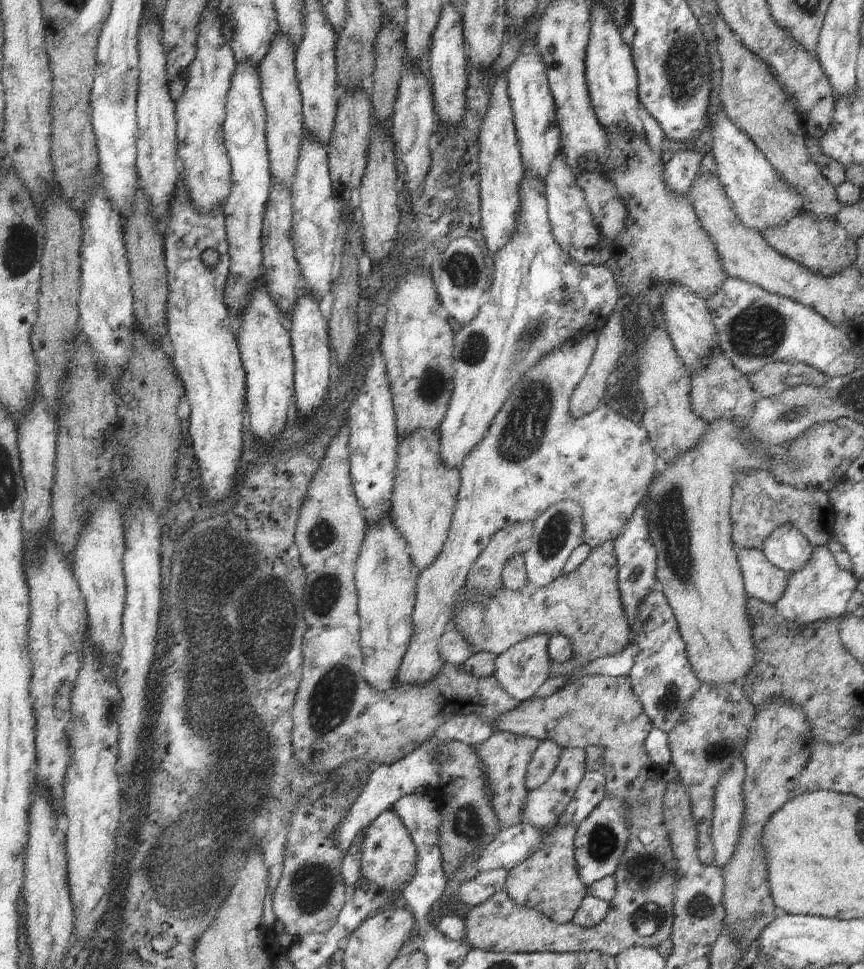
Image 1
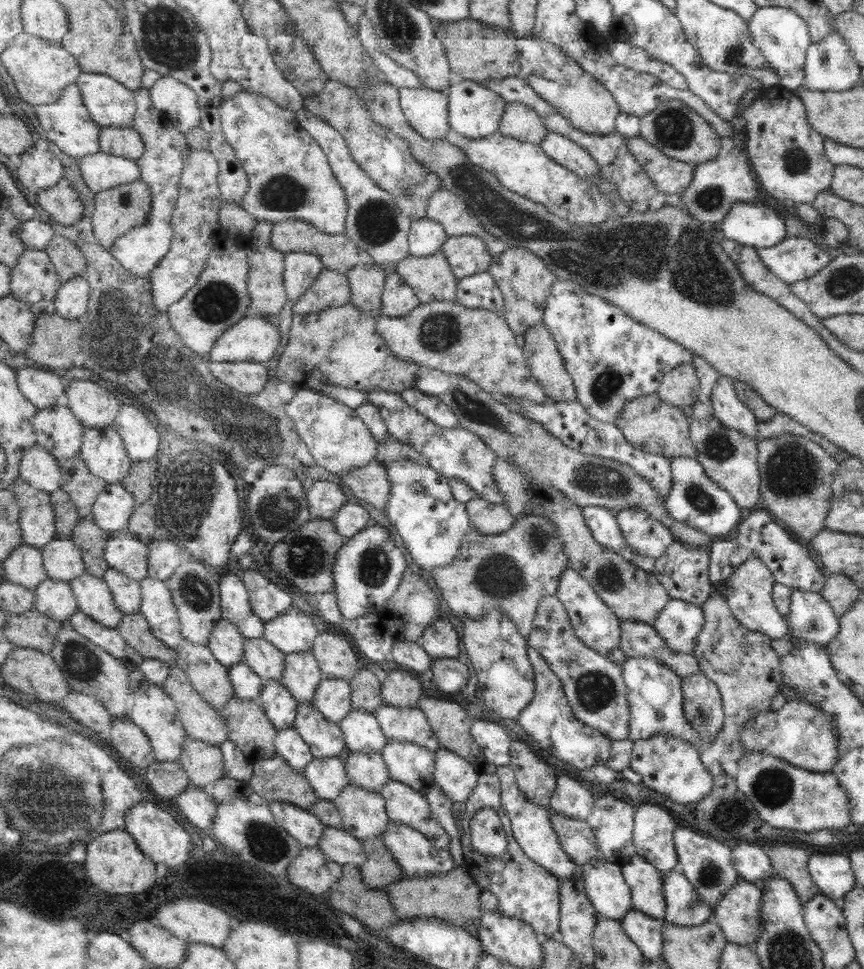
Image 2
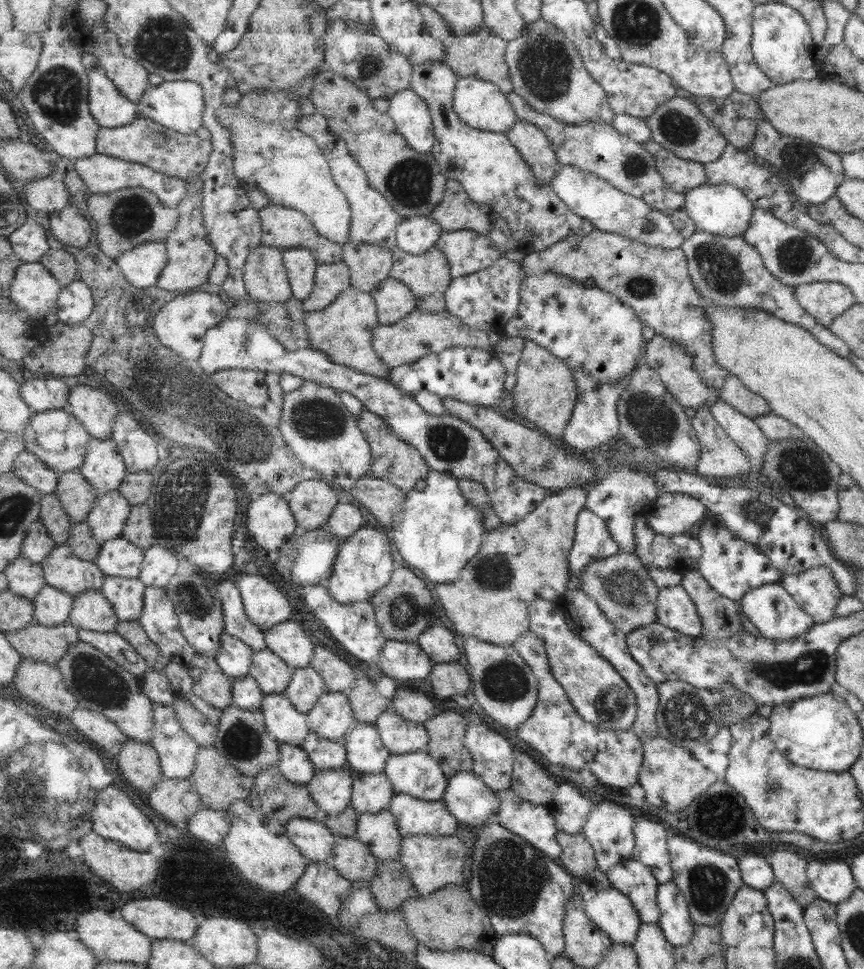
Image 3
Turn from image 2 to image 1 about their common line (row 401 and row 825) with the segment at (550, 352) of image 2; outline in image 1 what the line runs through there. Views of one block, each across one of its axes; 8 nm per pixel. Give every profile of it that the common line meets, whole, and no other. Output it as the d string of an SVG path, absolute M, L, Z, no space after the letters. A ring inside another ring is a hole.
M555 823L543 838L545 846L510 870L504 890L514 904L535 908L561 924L572 922L583 900L590 893L582 876L579 876L577 868L575 858L577 830L577 826L573 824L563 826L563 824Z

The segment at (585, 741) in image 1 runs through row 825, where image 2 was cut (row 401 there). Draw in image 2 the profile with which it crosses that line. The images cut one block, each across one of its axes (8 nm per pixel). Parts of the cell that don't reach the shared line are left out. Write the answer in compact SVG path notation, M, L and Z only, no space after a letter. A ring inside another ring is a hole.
M658 393L643 395L627 402L615 424L626 439L641 450L666 455L671 460L677 457L697 456L698 448L690 436L689 417L685 417L681 407L665 402Z

